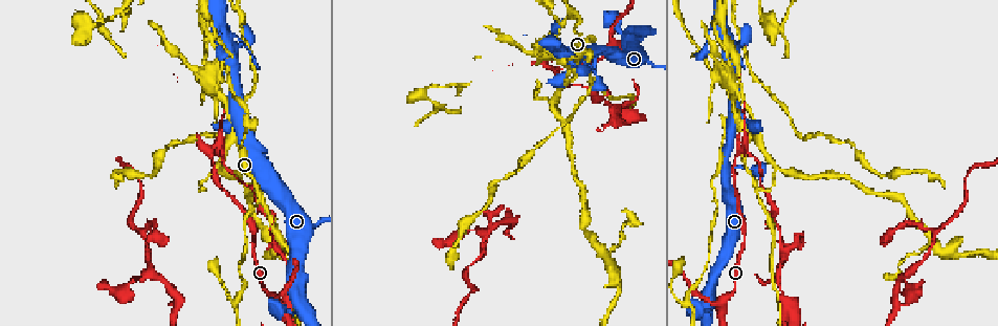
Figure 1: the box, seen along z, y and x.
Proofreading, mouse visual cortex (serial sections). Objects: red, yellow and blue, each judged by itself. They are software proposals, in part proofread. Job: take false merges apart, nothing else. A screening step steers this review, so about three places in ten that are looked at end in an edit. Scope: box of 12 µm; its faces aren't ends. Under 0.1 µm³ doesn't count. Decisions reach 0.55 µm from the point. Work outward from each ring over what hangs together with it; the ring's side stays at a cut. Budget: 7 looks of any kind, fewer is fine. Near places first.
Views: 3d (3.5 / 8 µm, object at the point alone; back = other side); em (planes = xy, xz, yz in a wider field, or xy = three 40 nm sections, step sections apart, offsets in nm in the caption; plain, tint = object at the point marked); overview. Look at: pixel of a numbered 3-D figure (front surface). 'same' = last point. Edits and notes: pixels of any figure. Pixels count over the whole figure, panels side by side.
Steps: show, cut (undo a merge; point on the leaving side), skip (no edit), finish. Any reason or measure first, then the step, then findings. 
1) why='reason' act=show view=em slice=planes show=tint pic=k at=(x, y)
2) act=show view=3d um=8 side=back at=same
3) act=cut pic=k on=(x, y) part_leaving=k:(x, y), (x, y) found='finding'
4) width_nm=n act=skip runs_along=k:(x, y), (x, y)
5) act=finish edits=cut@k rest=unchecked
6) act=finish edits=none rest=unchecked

why='a fork' act=show view=3d um=3.5 pic=1 at=(722, 300)

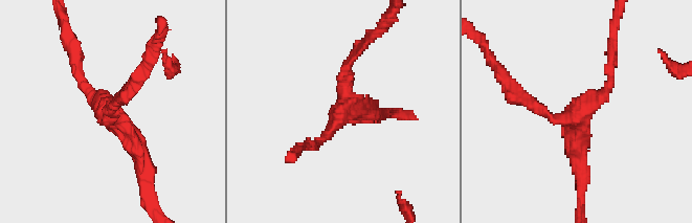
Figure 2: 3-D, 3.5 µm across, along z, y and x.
arms=3 arm_widths_nm=150,150,250 why='shape alone is not enough' act=show view=em slice=xy step=2 show=tint pic=2 at=(109, 117)

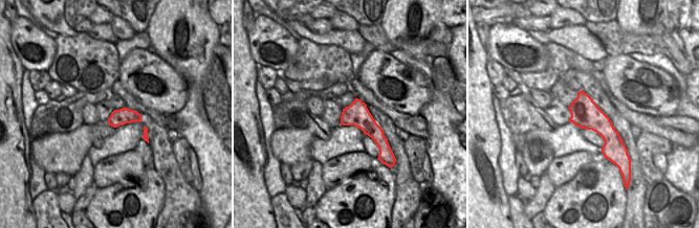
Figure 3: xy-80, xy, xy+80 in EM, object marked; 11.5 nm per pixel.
width_nm=280 act=skip runs_along=2:(310, 143), (344, 109), (344, 68), (358, 49) found='continuous, no second cell'

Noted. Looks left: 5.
why='thin neck' act=show view=3d um=3.5 pic=1 at=(590, 42)

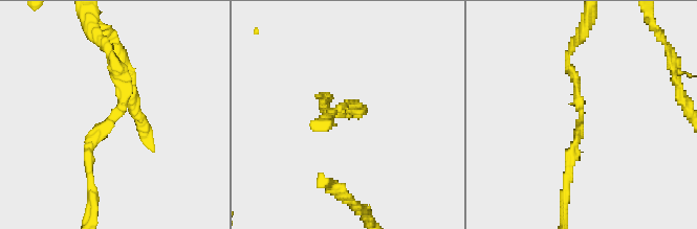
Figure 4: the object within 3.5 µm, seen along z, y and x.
arm_widths_nm=150,150 act=show view=em slice=xy step=1 show=tint pic=4 at=(346, 115)

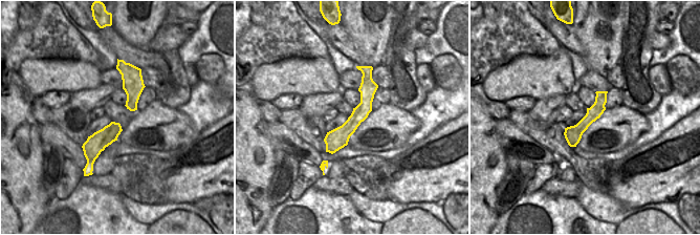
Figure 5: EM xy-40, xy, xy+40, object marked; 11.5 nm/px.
why='cut it another way' act=show view=em slice=xy step=5 show=tint at=same

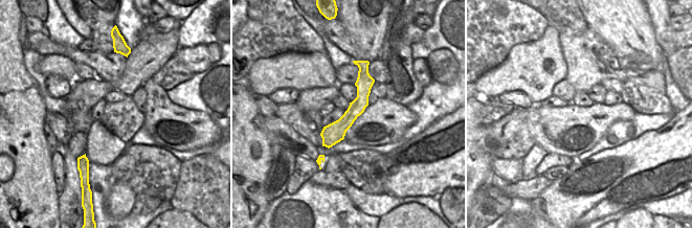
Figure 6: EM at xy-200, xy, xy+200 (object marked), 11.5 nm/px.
act=skip runs_along=4:(109, 59), (126, 97), (90, 145), (90, 177) found='one cell here'

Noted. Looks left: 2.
why='abrupt turn' act=show view=3d um=3.5 pic=1 at=(234, 301)

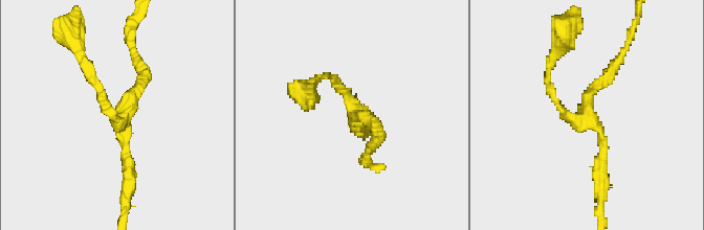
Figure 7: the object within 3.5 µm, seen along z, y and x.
why='shape alone is not enough' act=show view=em slice=xy step=1 show=tint pic=7 at=(122, 114)

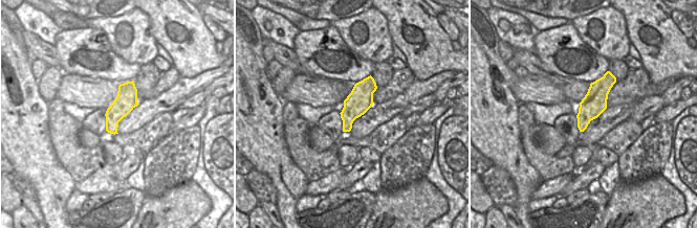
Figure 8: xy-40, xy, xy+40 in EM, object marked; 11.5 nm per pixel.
act=skip runs_along=7:(373, 145), (379, 132), (331, 78) found='continuous, no second cell'

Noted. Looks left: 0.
act=finish edits=none rest=unchecked

